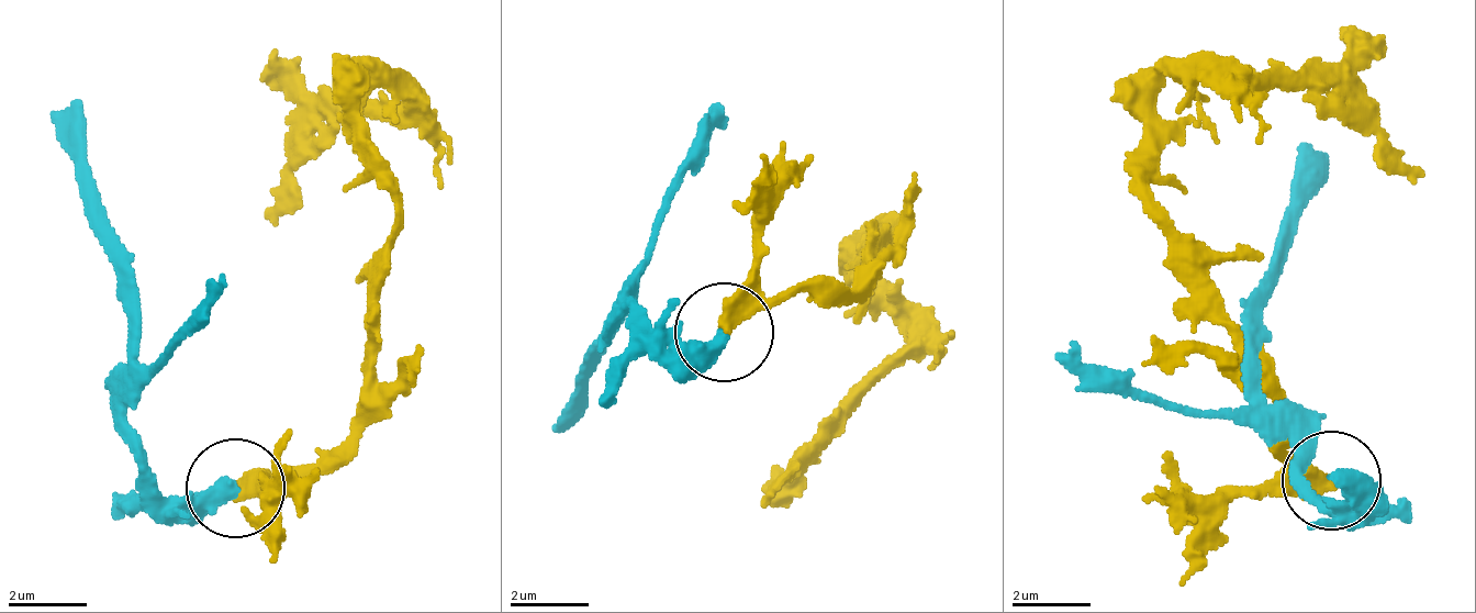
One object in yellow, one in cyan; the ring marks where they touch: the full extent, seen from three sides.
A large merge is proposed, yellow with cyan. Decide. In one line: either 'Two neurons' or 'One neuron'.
One neuron

